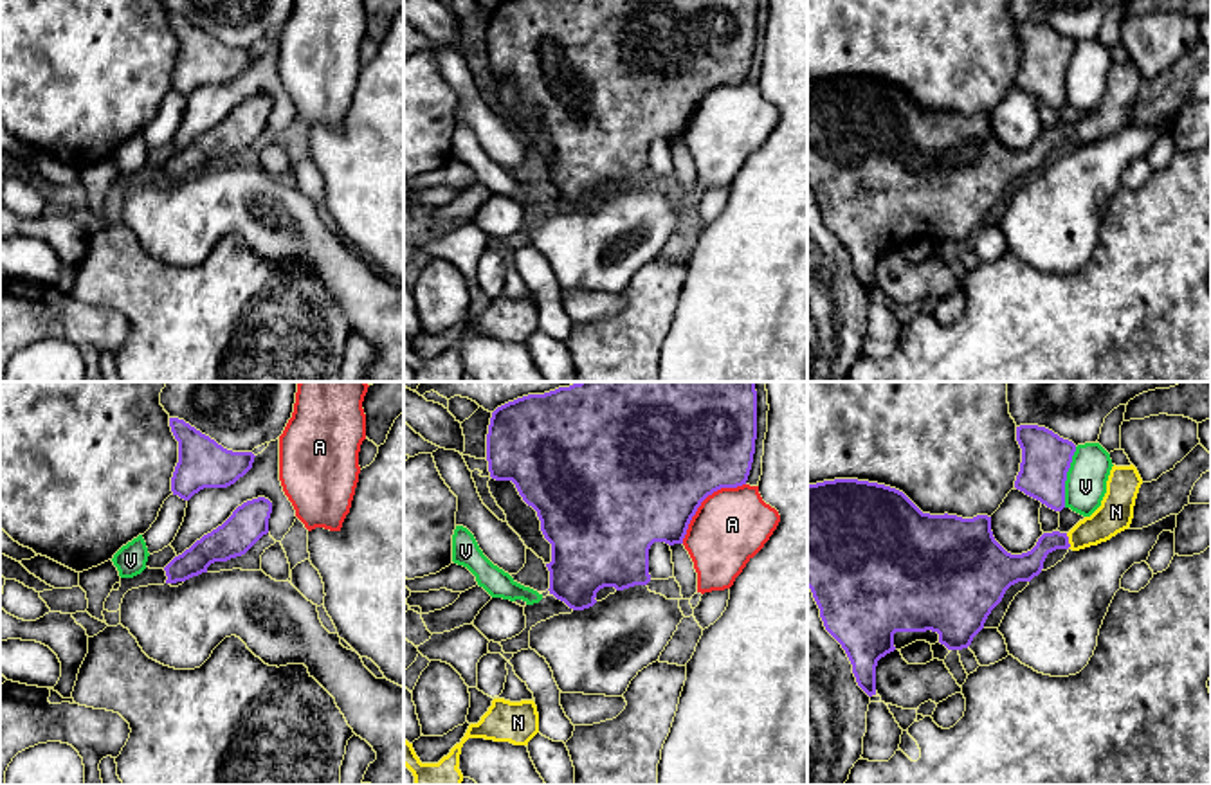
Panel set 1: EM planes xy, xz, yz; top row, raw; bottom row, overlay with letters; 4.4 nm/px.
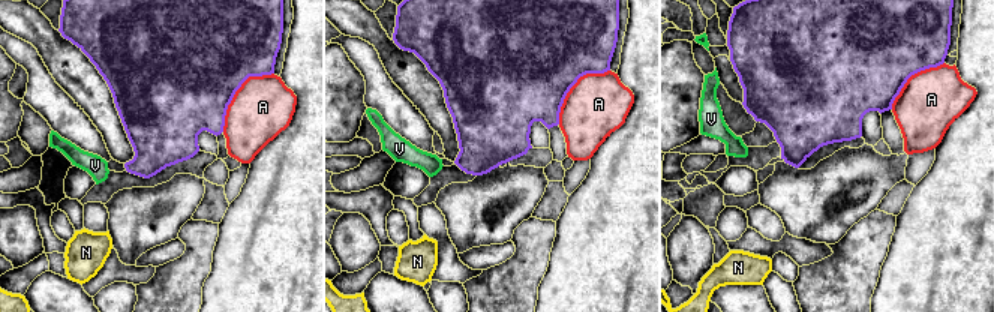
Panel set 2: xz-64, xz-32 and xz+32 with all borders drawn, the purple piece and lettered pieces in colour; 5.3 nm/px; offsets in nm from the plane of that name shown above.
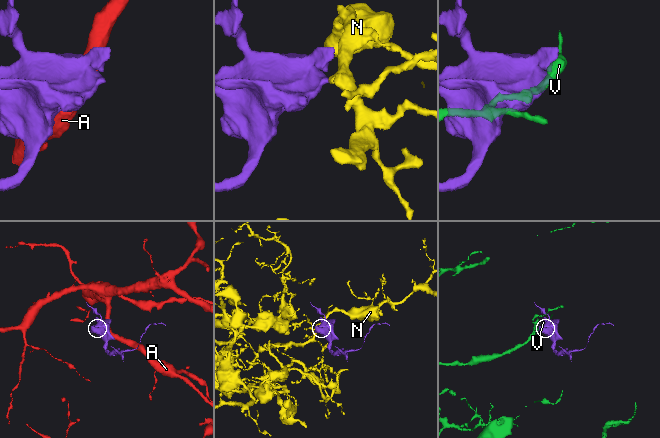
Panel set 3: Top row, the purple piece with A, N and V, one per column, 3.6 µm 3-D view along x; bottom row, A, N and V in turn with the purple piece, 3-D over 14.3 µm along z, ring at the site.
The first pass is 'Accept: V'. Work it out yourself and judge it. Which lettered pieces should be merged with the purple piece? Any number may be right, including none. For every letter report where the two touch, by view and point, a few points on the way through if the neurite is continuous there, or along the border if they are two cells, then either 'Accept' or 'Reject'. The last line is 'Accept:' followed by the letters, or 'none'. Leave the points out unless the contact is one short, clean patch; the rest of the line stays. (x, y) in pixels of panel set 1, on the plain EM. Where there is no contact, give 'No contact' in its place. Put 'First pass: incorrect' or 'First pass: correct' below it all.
A: Touches purple at xz (703, 96). Reject
N: Touches purple at yz (1067, 137). Path across: yz (1019, 164), (1049, 139), (1067, 137), (1101, 123), (1114, 112). Accept
V: Touches purple at yz (1065, 74). Reject
Accept: N
First pass: incorrect

